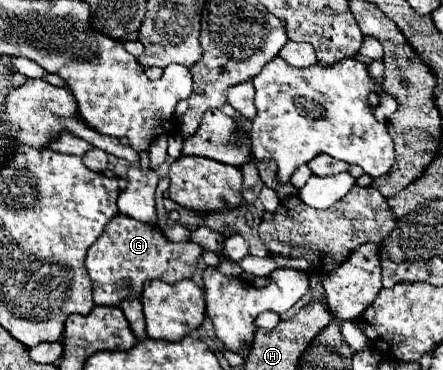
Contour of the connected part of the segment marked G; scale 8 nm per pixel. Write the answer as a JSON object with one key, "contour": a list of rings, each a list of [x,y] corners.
{"contour":[[[116,215],[86,255],[86,271],[94,285],[94,303],[102,307],[118,307],[124,299],[138,299],[142,295],[144,281],[148,279],[172,283],[190,279],[202,253],[204,249],[192,241],[168,241],[152,223],[142,223],[128,215]]]}

